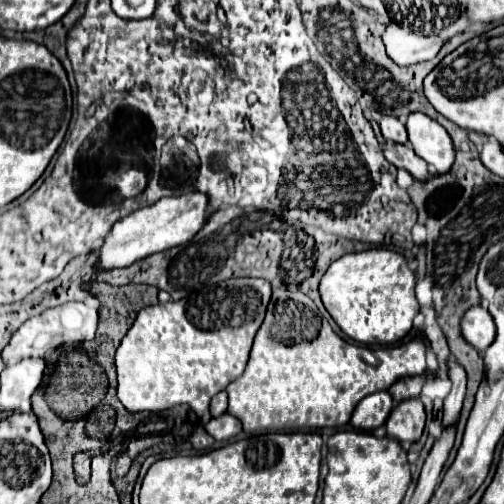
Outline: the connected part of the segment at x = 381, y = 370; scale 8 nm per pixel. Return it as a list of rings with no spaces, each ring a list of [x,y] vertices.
[[[280,285],[274,287],[266,319],[256,333],[250,361],[246,371],[232,381],[228,391],[228,413],[242,421],[243,431],[250,433],[259,429],[292,429],[292,427],[336,427],[350,421],[354,407],[376,391],[388,389],[398,377],[422,375],[426,371],[426,339],[424,329],[418,329],[418,335],[408,343],[396,347],[368,349],[352,345],[338,337],[330,323],[320,315],[316,303],[298,291],[296,287]]]

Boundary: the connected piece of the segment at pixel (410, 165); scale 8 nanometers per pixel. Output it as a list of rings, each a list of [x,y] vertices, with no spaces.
[[[386,143],[382,147],[384,157],[388,163],[392,163],[394,167],[402,167],[406,171],[412,173],[414,179],[426,179],[428,171],[426,171],[426,163],[422,159],[418,159],[418,155],[410,149],[410,145],[402,145],[402,143]]]

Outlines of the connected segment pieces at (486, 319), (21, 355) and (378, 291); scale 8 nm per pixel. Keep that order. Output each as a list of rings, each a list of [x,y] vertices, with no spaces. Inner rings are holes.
[[[474,305],[466,311],[466,317],[462,319],[462,335],[478,351],[484,351],[486,347],[492,345],[496,327],[486,307]]]
[[[64,303],[52,309],[46,309],[44,313],[32,317],[26,321],[10,339],[6,349],[2,351],[6,361],[12,359],[26,359],[26,357],[46,357],[48,353],[54,353],[56,349],[84,343],[88,339],[94,339],[98,327],[98,309],[90,309],[84,303]]]
[[[368,249],[360,253],[348,253],[336,259],[320,281],[320,297],[322,297],[326,311],[332,315],[336,325],[350,339],[364,343],[364,345],[388,345],[388,343],[400,341],[412,329],[412,321],[418,313],[414,285],[416,285],[416,275],[400,253],[390,251],[390,249]]]

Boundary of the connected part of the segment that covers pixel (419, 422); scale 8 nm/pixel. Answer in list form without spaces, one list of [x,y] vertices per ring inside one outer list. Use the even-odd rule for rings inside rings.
[[[414,397],[414,399],[400,401],[392,409],[386,421],[386,429],[388,429],[388,435],[398,441],[418,441],[422,435],[424,423],[426,423],[424,405],[418,397]]]

